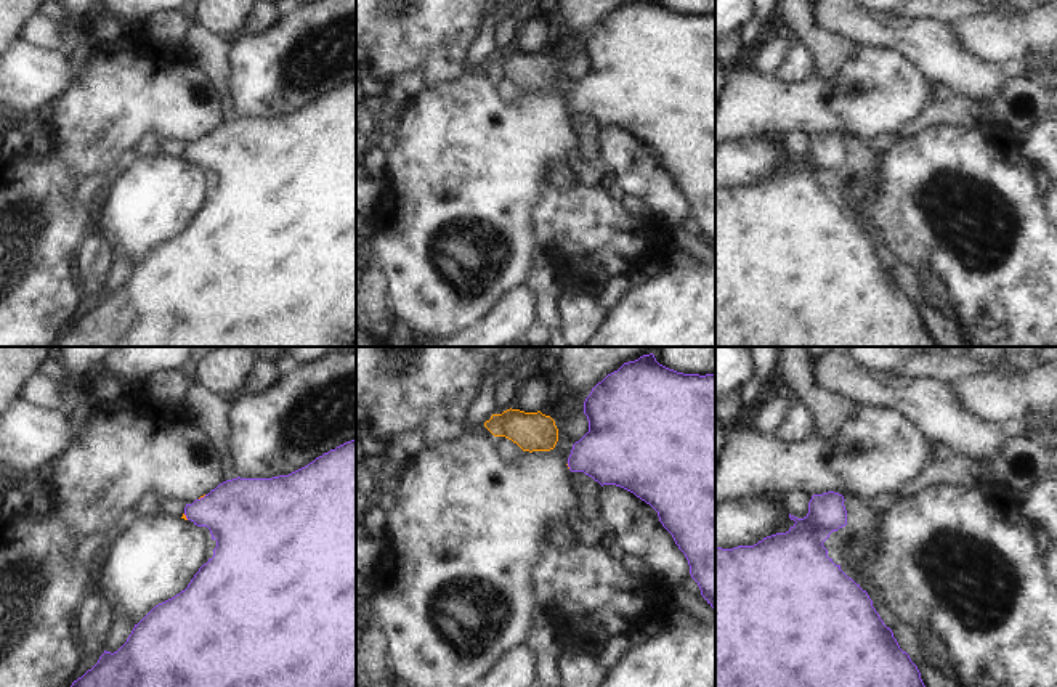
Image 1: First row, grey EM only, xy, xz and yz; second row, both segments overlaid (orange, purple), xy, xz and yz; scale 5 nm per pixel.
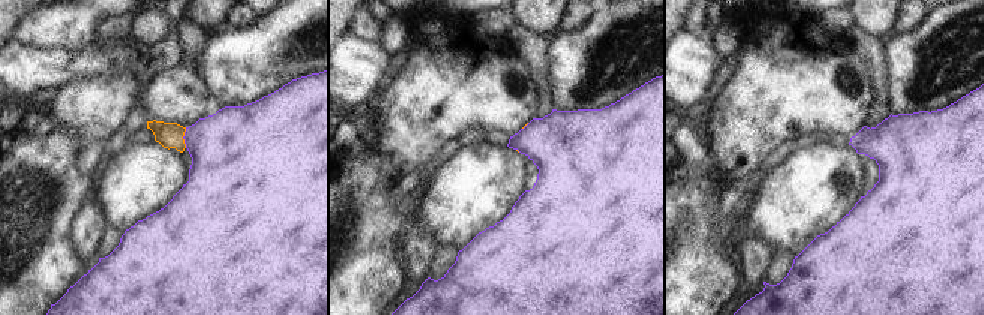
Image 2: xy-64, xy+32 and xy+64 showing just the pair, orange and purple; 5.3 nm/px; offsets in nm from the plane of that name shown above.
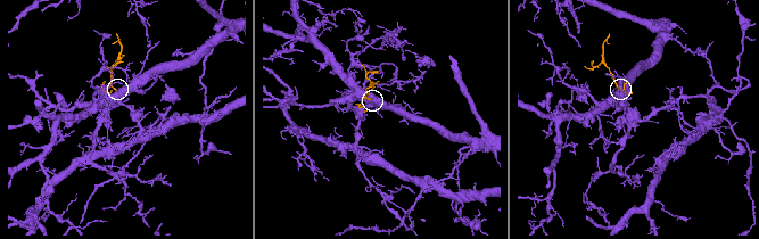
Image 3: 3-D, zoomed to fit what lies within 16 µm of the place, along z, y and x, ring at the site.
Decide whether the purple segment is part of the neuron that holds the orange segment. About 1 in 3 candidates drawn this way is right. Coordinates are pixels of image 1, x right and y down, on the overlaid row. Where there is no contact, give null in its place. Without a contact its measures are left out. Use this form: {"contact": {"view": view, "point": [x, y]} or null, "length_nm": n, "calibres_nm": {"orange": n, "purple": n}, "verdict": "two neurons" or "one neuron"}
{"contact": {"view": "xy", "point": [202, 496]}, "length_nm": 50, "calibres_nm": {"orange": 20, "purple": 400}, "verdict": "one neuron"}

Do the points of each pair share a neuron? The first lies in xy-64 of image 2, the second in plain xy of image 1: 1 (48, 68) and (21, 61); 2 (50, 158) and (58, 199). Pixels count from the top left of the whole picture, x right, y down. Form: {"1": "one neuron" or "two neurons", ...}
{"1": "one neuron", "2": "one neuron"}

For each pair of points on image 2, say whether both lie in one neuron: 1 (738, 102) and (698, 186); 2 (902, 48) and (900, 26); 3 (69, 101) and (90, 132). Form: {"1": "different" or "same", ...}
{"1": "different", "2": "different", "3": "same"}

